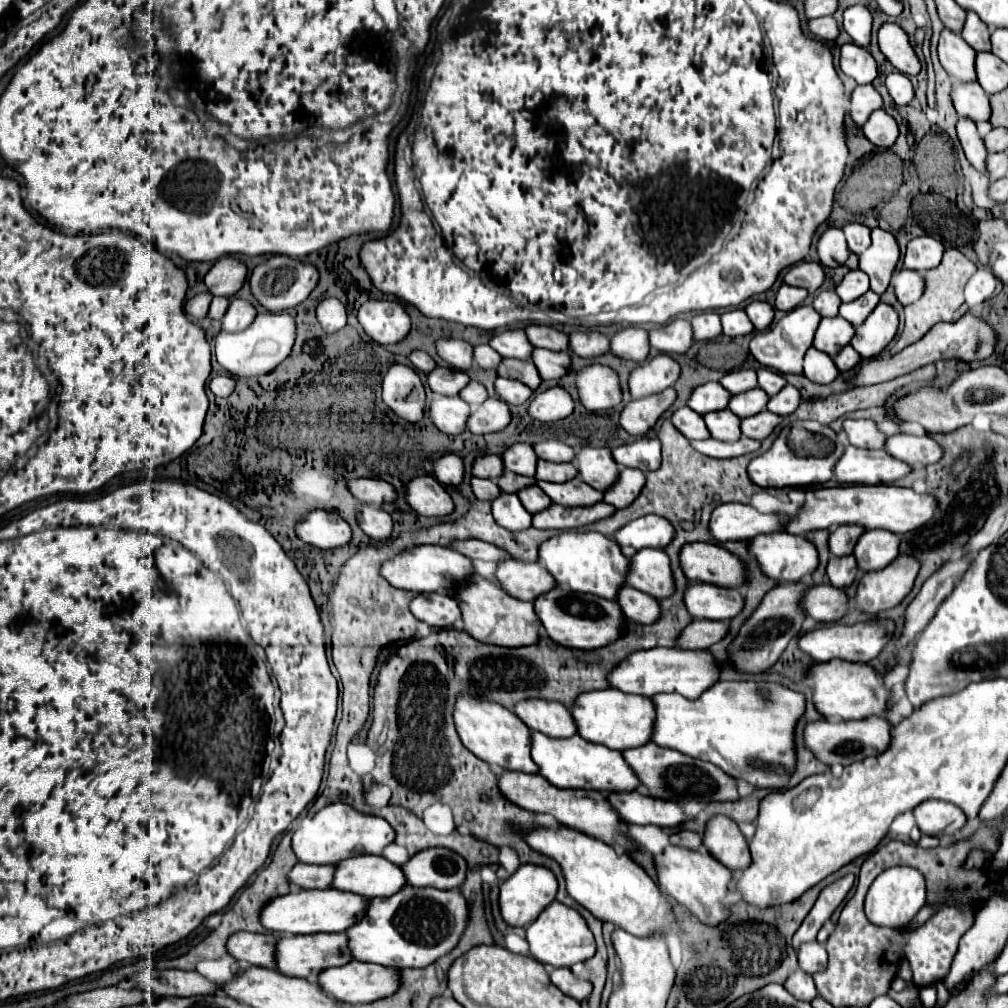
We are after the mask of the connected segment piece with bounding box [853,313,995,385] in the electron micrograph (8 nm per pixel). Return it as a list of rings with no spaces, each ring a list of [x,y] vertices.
[[[963,315],[959,321],[955,323],[939,323],[935,325],[923,339],[919,339],[917,343],[907,346],[891,357],[877,357],[877,359],[869,359],[867,363],[861,365],[859,375],[853,379],[855,385],[875,385],[881,381],[889,381],[895,377],[908,374],[924,365],[935,363],[939,359],[963,359],[963,361],[981,361],[985,357],[989,357],[995,349],[995,331],[979,317],[973,315]]]

